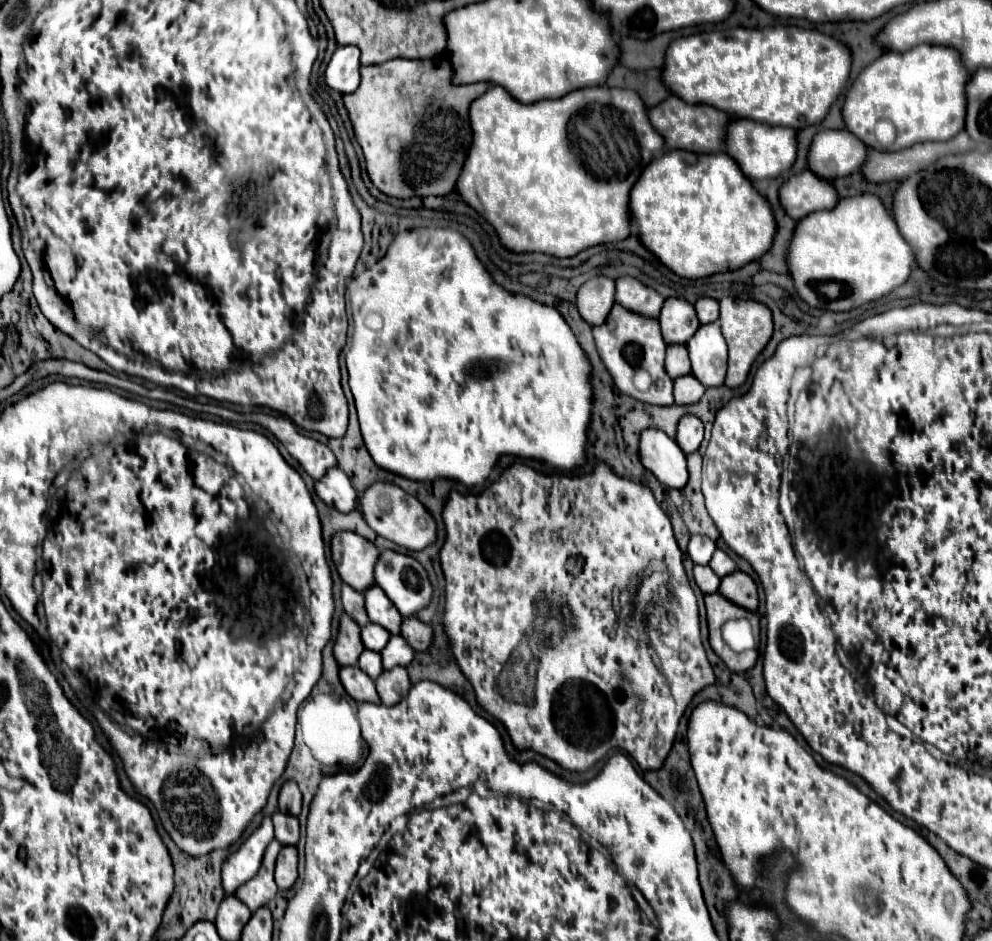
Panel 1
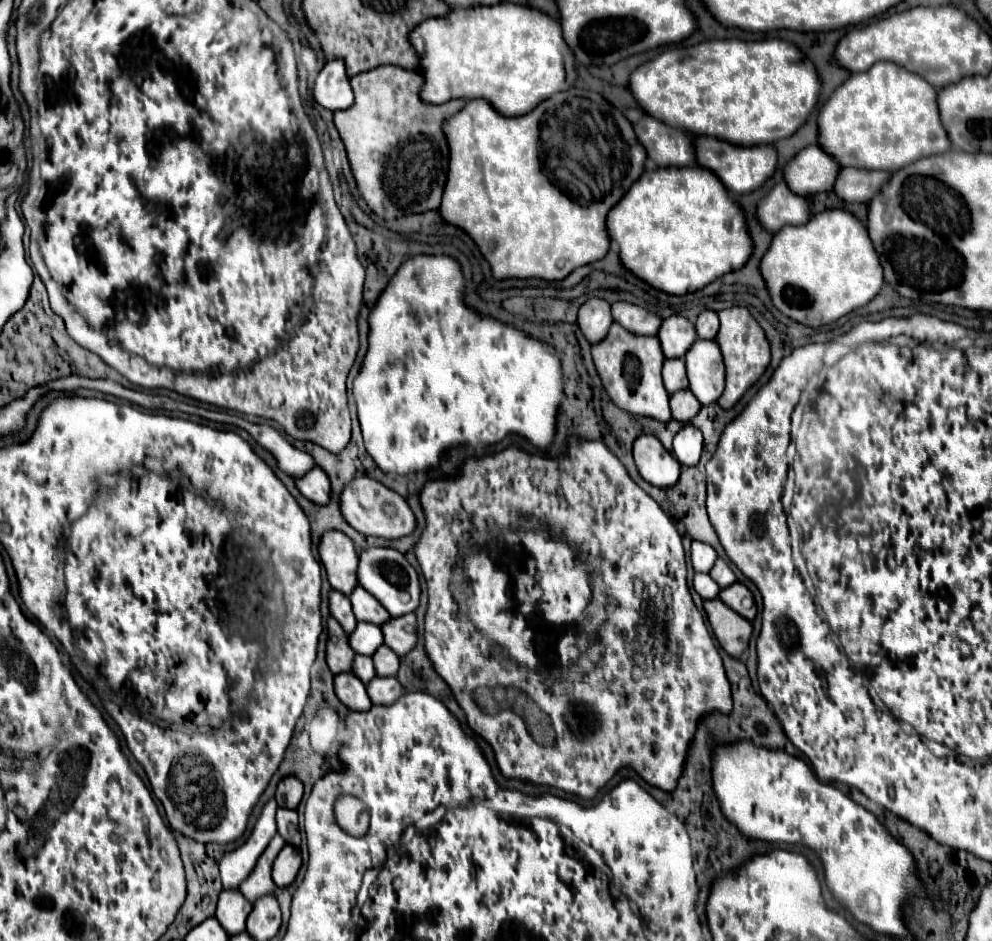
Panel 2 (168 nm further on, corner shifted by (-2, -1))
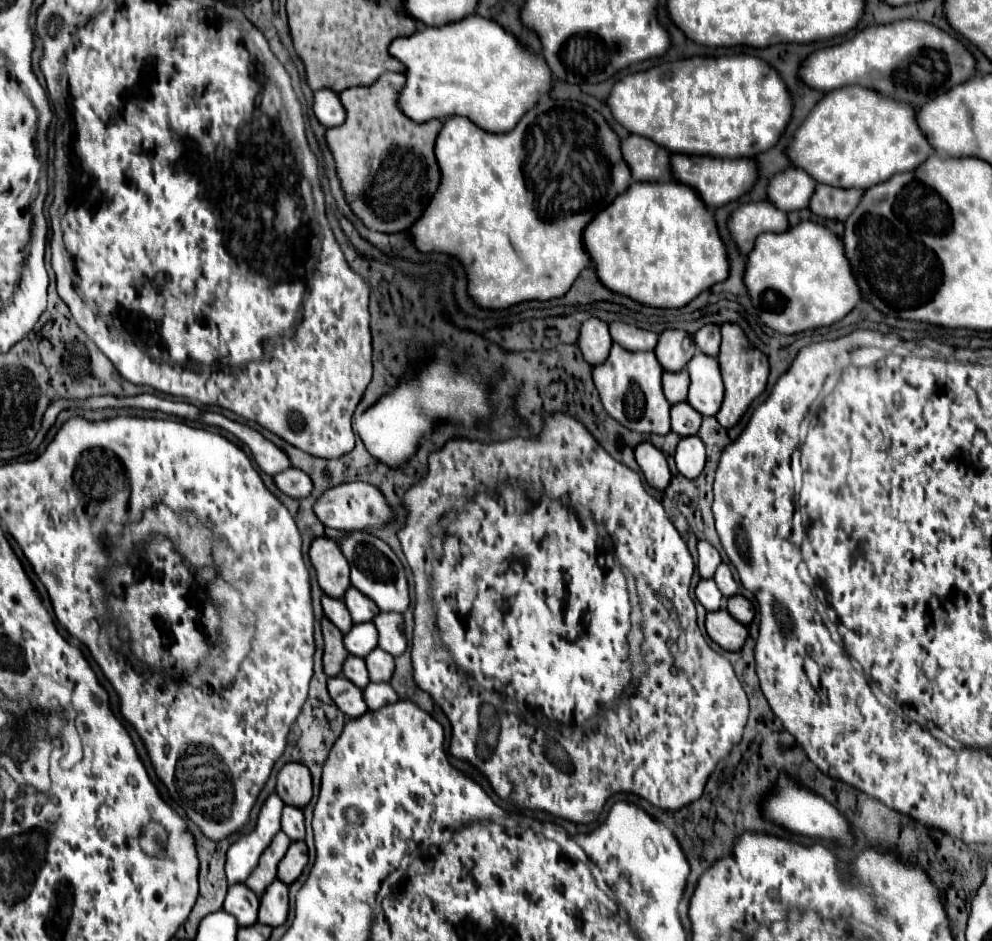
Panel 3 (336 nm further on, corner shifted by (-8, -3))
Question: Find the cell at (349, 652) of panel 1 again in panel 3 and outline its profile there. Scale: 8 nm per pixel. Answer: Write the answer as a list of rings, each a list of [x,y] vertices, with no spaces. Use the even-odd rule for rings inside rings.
[[[323,617],[321,627],[323,627],[323,637],[325,637],[323,667],[329,677],[337,677],[341,675],[341,669],[343,669],[345,657],[349,657],[349,651],[343,645],[343,633],[327,617]]]

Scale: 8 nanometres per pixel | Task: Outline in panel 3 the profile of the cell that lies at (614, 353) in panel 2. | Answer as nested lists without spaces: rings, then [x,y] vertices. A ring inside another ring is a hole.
[[[613,343],[609,357],[593,367],[593,381],[597,385],[605,411],[631,431],[657,435],[665,435],[671,431],[671,405],[663,395],[661,375],[663,367],[653,351],[627,351],[617,343]]]

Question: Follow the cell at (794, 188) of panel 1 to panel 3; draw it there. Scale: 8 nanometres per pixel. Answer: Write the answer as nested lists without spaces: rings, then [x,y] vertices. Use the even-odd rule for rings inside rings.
[[[757,201],[741,205],[729,219],[729,229],[741,249],[741,253],[749,253],[755,245],[755,239],[761,233],[773,231],[783,233],[789,229],[787,213],[777,209],[771,201]]]

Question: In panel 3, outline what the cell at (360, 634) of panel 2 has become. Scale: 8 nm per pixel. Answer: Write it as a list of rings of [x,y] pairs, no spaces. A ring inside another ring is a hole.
[[[359,623],[345,635],[345,647],[355,657],[367,657],[377,647],[377,629],[373,623]]]

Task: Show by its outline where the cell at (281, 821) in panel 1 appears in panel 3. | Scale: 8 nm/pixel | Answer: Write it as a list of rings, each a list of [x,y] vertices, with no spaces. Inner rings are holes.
[[[285,805],[281,815],[281,829],[291,837],[291,841],[303,841],[305,839],[305,821],[303,811],[291,805]]]

